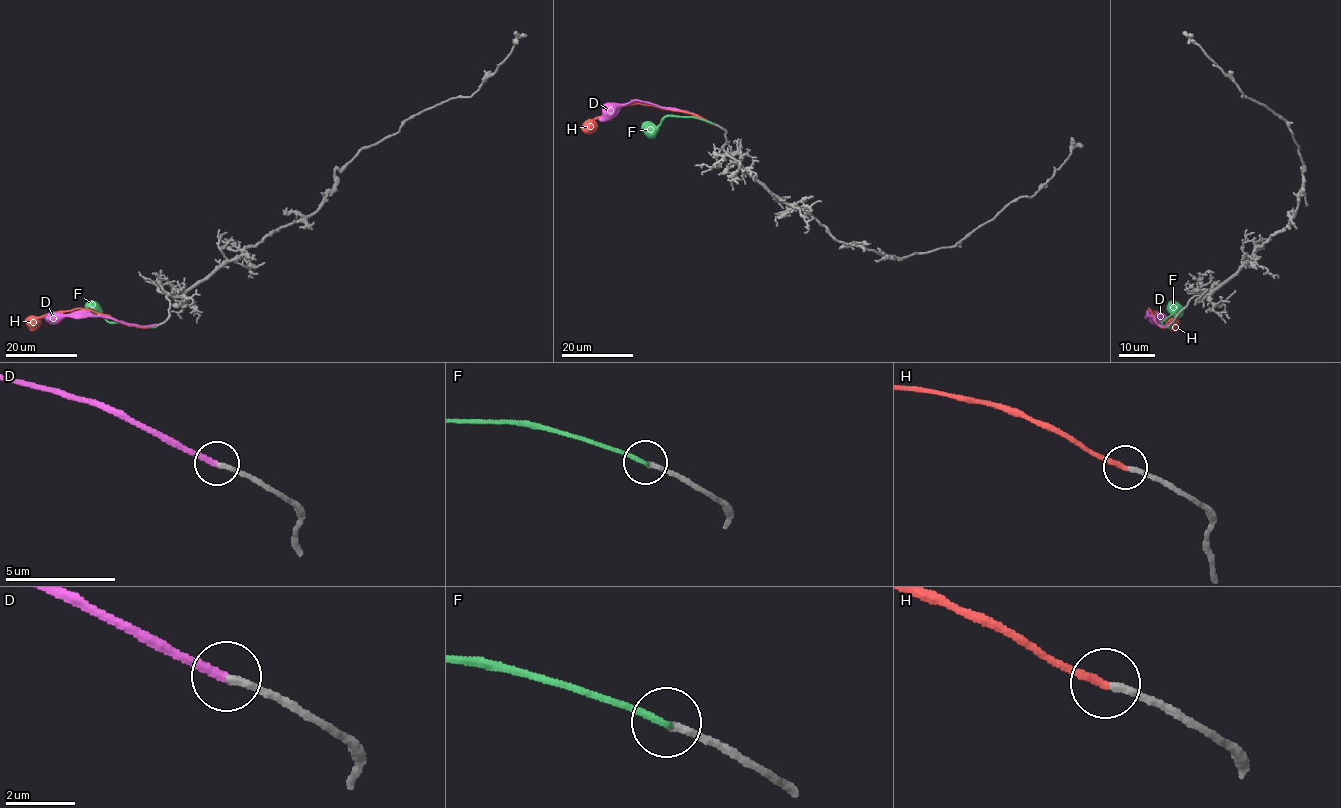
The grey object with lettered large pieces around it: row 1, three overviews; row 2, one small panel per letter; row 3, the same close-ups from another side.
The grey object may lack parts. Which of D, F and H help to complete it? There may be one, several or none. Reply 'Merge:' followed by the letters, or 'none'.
Merge: H

